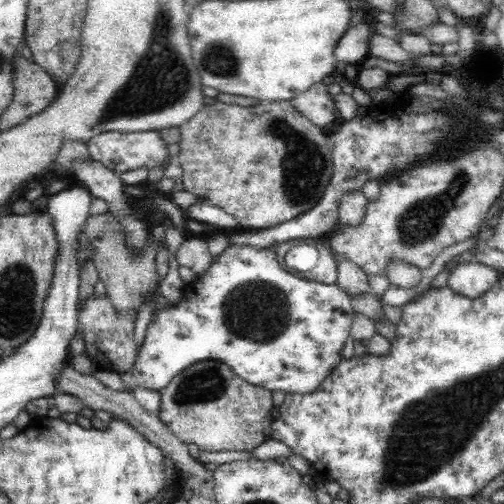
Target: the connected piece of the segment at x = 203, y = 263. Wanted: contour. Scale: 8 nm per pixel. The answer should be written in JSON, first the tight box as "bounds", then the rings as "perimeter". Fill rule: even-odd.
{"bounds":[174,234,212,274],"perimeter":[[[191,234],[174,250],[174,259],[178,266],[188,266],[195,274],[204,272],[212,258],[208,251],[207,239]]]}

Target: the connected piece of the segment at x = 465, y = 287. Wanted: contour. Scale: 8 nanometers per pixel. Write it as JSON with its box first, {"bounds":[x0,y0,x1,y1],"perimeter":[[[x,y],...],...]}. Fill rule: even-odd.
{"bounds":[447,261,500,298],"perimeter":[[[470,261],[468,264],[458,263],[452,268],[447,285],[456,294],[476,298],[488,292],[497,283],[499,277],[500,274],[496,269],[478,261]]]}

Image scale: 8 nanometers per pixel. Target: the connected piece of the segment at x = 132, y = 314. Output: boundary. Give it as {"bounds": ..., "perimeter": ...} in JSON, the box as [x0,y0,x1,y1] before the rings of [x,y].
{"bounds":[75,296,138,374],"perimeter":[[[95,296],[80,301],[78,314],[76,314],[75,337],[82,338],[84,343],[84,354],[96,364],[98,368],[116,372],[116,374],[126,374],[131,372],[137,359],[138,345],[135,340],[136,315],[138,310],[124,310],[124,313],[117,314],[116,309],[107,297]]]}

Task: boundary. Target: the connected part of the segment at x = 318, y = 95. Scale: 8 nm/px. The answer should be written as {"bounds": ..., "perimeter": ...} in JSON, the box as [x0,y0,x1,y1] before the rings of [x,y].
{"bounds":[290,82,336,130],"perimeter":[[[322,82],[314,84],[303,94],[292,98],[290,102],[299,114],[320,130],[332,126],[336,120],[333,98],[328,94]]]}

